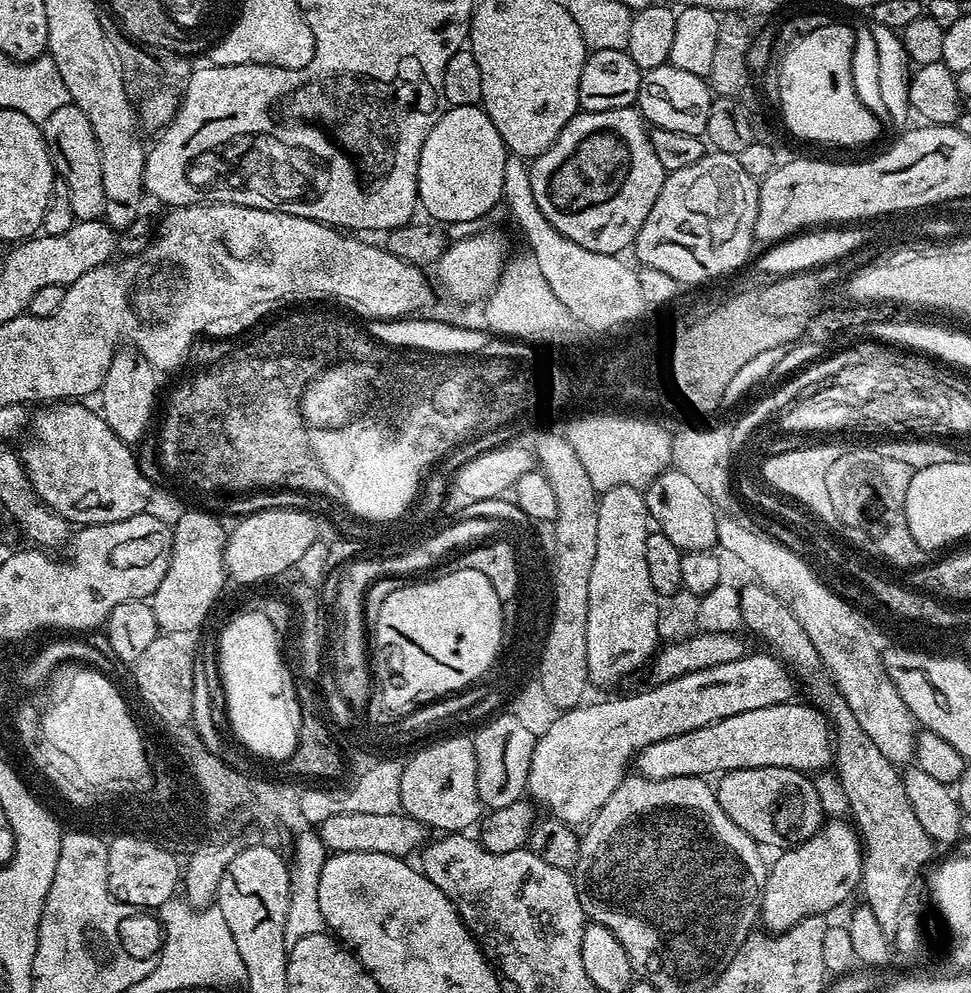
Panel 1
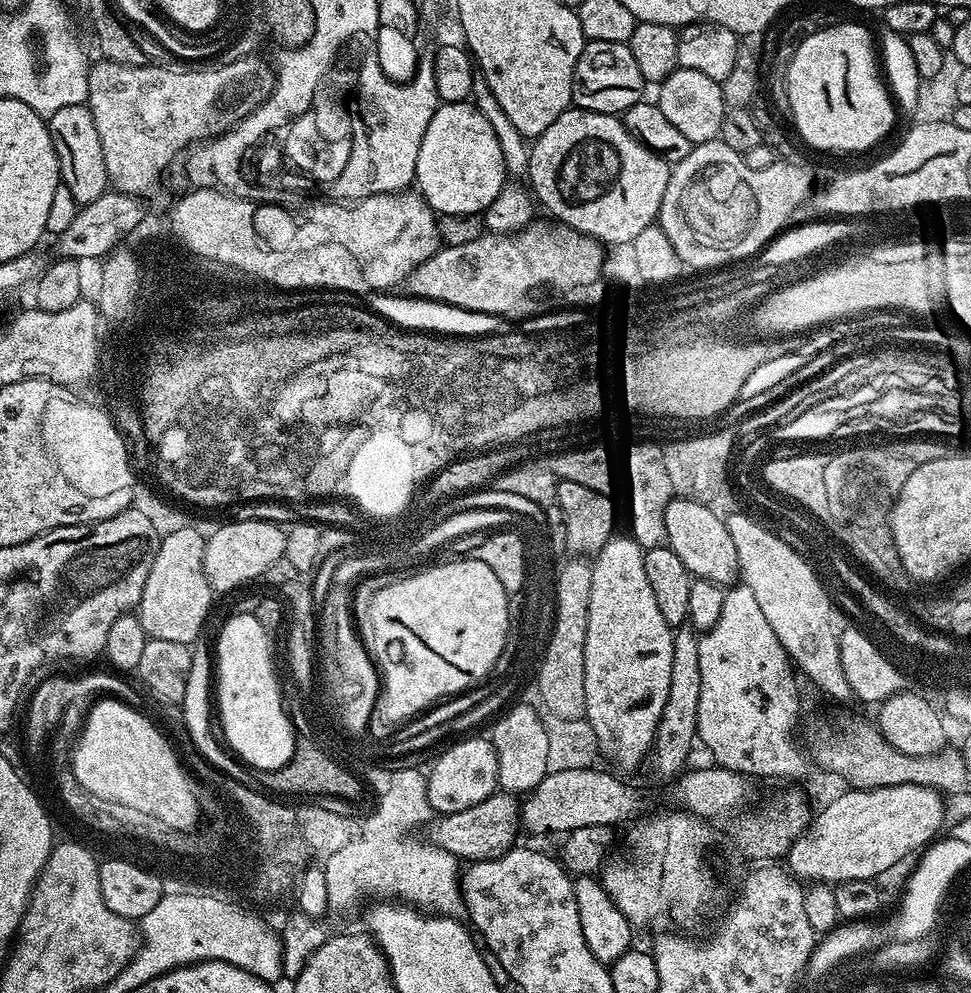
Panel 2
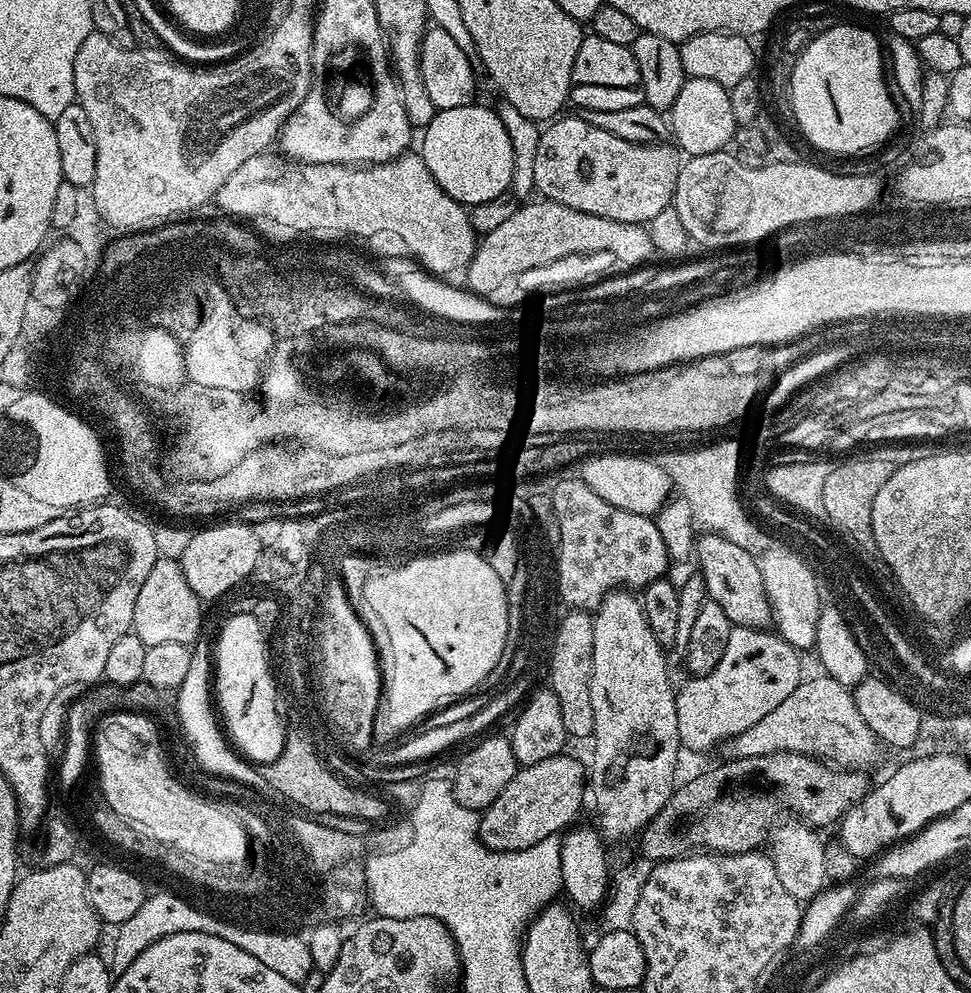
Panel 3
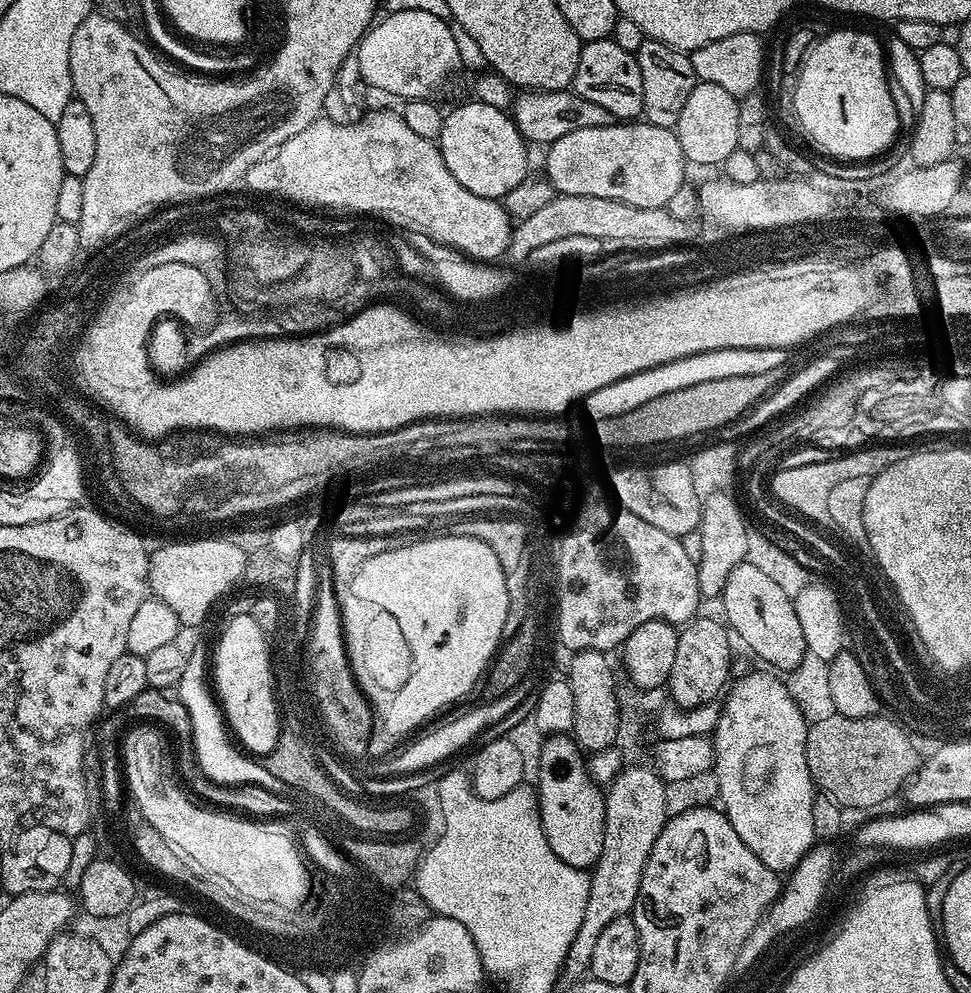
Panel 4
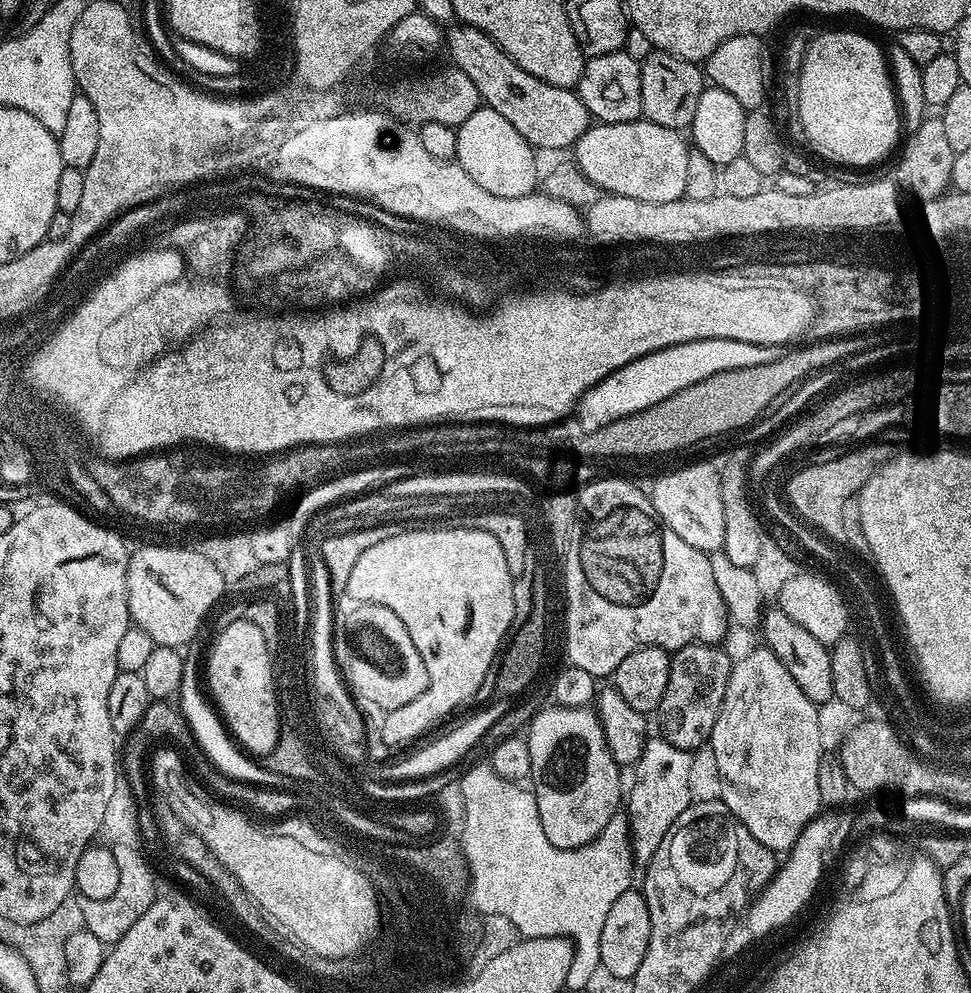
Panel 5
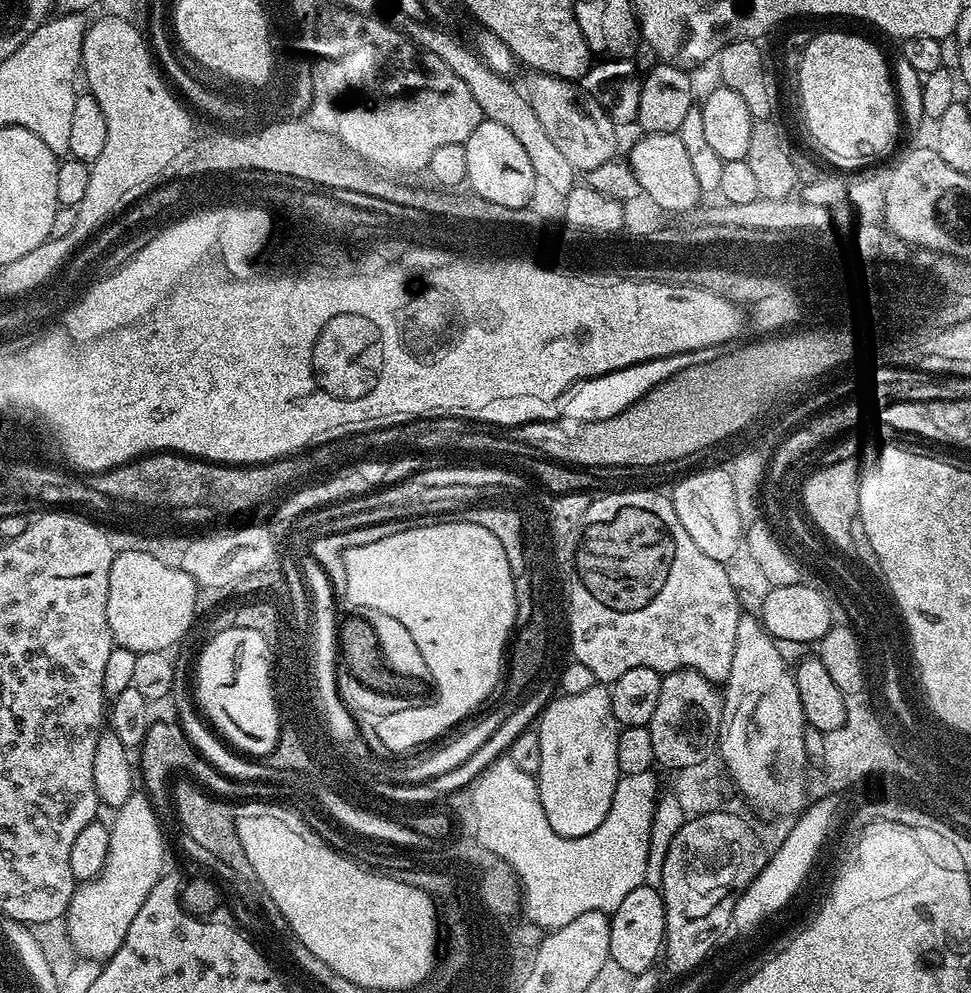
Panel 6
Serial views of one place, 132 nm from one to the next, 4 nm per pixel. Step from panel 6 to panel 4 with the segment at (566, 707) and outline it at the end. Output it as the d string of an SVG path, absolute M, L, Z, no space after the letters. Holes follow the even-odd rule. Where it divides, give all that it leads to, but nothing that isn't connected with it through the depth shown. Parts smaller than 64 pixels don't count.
M568 734L549 736L540 748L540 788L538 803L540 821L550 842L550 850L575 868L591 869L602 854L604 823L606 822L605 793L592 779L588 760L575 739Z

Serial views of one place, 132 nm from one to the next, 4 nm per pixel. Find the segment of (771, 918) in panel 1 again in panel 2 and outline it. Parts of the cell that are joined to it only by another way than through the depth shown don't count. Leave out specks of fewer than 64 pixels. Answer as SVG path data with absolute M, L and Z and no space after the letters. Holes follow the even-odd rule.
M890 785L878 789L849 790L826 810L813 815L808 829L793 842L792 849L788 851L787 871L801 882L819 882L829 886L851 880L875 881L876 876L902 863L911 852L916 854L928 848L941 835L944 801L945 797L940 792L926 785Z

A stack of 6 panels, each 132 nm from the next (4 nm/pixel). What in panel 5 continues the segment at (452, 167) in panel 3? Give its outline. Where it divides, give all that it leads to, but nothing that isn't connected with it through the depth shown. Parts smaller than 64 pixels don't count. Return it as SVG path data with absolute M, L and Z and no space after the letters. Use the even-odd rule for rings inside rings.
M487 106L476 108L474 114L470 114L470 118L466 118L466 122L462 122L456 128L456 137L458 146L456 147L455 163L460 164L462 170L466 170L466 174L470 174L470 178L474 178L474 182L478 182L478 186L482 186L482 190L490 190L490 194L502 198L518 198L527 196L537 187L537 153L532 145L526 142L526 138L522 138L522 134L518 134L518 130L514 130L514 126L510 126L510 122L506 122L506 118L502 118L502 114L498 114L493 108Z

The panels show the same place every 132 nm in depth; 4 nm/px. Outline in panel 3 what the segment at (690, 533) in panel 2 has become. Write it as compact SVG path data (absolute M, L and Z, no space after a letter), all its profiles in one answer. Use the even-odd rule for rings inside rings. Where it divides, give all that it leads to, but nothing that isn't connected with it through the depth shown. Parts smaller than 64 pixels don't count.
M704 534L695 545L694 552L700 555L702 577L707 586L707 599L712 600L726 614L733 625L764 630L773 619L772 604L768 600L766 586L763 584L760 561L753 553L736 546L724 536Z

